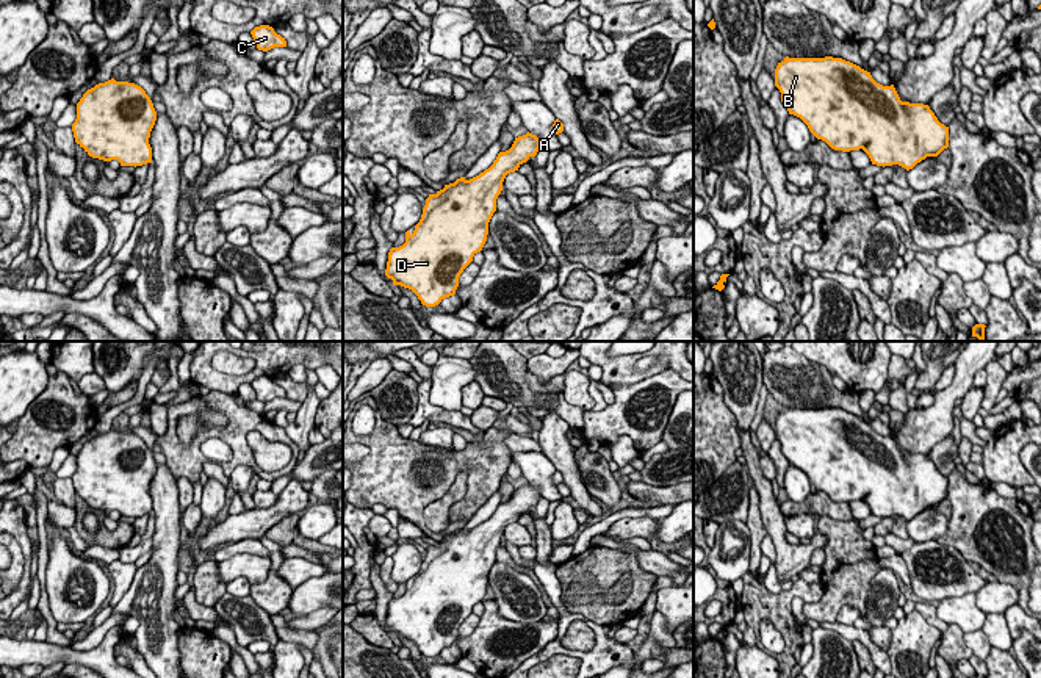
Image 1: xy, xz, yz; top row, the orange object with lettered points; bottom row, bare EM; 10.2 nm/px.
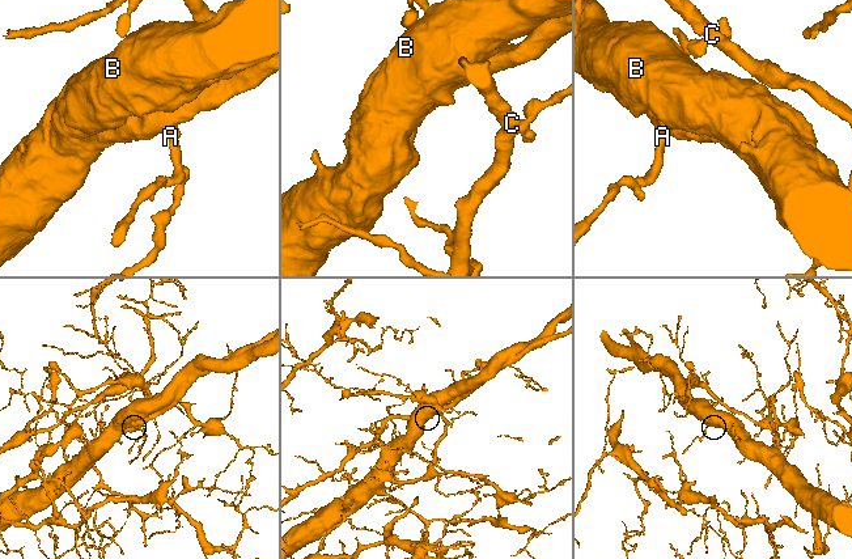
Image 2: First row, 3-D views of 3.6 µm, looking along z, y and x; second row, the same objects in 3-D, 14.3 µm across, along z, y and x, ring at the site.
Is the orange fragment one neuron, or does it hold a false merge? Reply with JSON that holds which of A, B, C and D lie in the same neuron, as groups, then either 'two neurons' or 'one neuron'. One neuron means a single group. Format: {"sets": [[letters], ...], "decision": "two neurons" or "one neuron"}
{"sets": [["A", "B", "C", "D"]], "decision": "one neuron"}

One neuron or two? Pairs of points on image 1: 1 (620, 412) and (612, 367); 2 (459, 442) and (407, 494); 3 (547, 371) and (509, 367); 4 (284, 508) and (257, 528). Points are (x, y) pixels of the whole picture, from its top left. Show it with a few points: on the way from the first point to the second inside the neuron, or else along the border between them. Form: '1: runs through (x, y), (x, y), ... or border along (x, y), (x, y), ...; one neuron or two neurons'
1: border along (651, 375), (636, 382), (611, 387); two neurons
2: border along (468, 443), (461, 450), (451, 447); two neurons
3: border along (526, 360), (528, 370); two neurons
4: runs through (277, 512), (263, 522); one neuron

